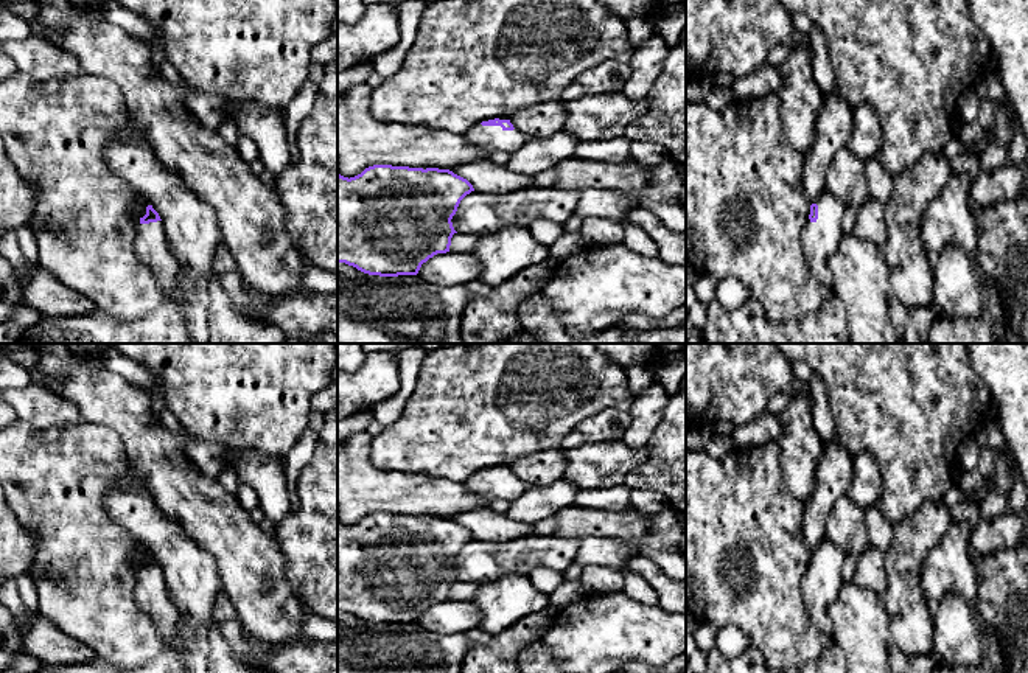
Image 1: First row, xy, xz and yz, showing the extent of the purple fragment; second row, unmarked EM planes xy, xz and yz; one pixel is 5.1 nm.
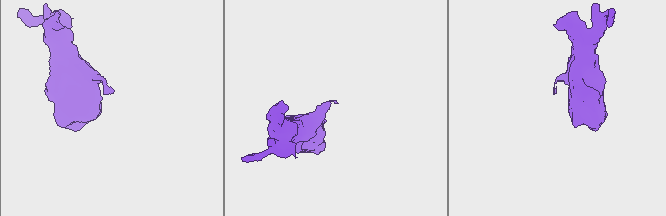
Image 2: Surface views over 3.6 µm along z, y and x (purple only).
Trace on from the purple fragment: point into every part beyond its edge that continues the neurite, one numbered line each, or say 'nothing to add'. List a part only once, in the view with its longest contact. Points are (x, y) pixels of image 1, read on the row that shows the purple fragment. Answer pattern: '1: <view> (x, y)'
1: xz (489, 139)

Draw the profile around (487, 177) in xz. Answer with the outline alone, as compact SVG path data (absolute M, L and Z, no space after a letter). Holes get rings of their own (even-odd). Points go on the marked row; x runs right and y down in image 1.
M490 159L456 166L453 173L467 179L474 191L484 194L507 194L535 187L533 177L513 173L505 165L496 165Z

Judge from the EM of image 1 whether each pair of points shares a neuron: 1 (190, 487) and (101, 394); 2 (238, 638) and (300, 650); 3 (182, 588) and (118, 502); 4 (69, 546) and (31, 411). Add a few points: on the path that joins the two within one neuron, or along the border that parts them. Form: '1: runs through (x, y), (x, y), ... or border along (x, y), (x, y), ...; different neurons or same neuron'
1: runs through (167, 463), (125, 417); same neuron
2: runs through (251, 655), (283, 656); same neuron
3: runs through (182, 566), (140, 521); same neuron
4: border along (17, 417), (34, 428), (72, 425); different neurons

